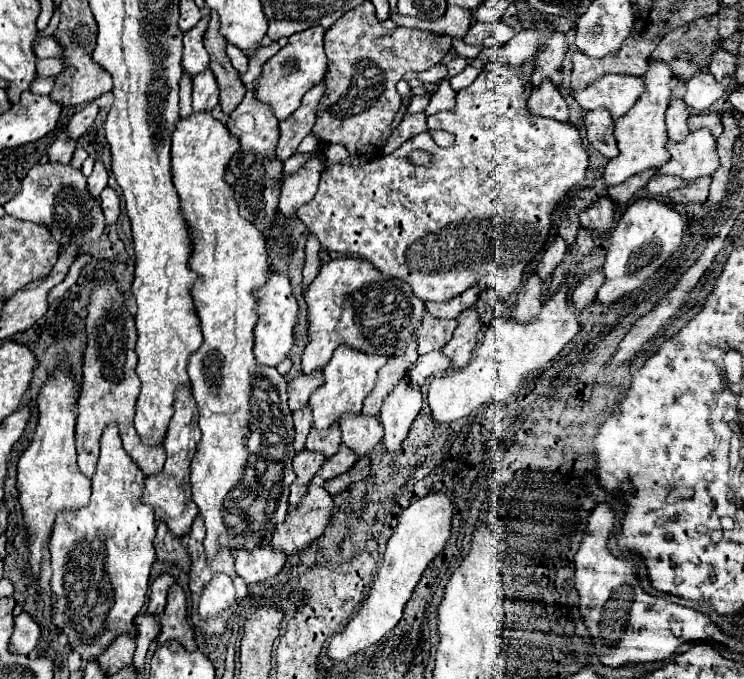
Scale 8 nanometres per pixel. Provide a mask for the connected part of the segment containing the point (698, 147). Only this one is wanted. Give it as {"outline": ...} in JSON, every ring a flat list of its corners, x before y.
{"outline":[[698,130,686,136,680,144,668,142,668,152,672,154,670,162,664,166,664,174,682,178,686,184,696,182,702,176,714,176,720,166,716,140,708,130]]}

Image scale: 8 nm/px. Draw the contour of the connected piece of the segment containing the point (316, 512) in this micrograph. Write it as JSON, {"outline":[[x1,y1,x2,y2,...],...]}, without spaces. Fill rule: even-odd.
{"outline":[[312,482,300,506,290,508,284,524,276,528,272,536,272,548,284,552,286,556,302,552,320,536,324,536,326,526,330,524,332,510,332,496,324,490,324,486]]}

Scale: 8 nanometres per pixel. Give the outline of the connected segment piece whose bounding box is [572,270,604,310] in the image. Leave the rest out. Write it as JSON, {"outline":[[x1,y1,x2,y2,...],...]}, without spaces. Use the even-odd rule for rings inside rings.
{"outline":[[594,270,590,272,578,286,576,290,572,292,572,300,574,300,574,306,578,310,584,310,586,306,590,306,594,300,596,300,596,294,600,290,600,286,604,284,604,274,600,270]]}

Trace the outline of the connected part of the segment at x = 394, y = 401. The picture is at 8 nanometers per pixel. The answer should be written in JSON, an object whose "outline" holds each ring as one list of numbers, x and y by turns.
{"outline":[[406,380,392,390,392,394,384,400,384,408,380,410,380,424,384,428,382,446,396,454,402,450,402,442,408,438,408,426,416,420,416,410,422,400,420,388,412,388]]}

